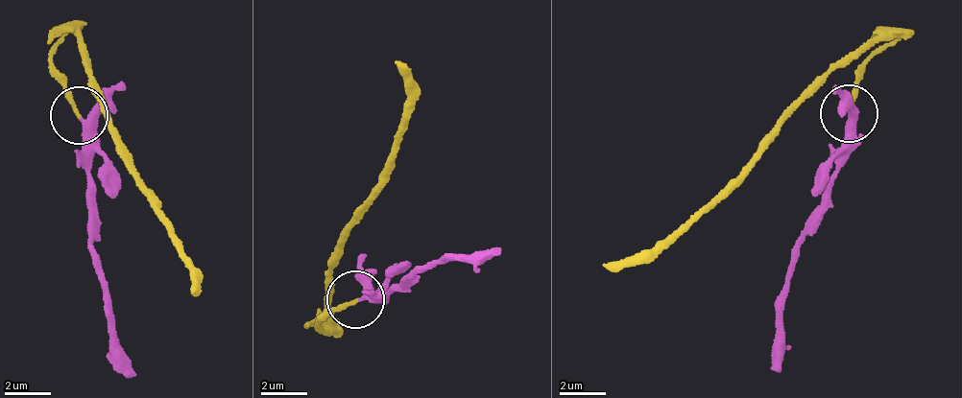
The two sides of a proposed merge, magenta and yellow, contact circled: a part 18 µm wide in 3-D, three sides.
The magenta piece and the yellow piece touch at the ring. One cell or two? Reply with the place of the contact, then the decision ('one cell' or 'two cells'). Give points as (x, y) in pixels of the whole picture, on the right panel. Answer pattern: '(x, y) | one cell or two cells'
(849, 113) | two cells

